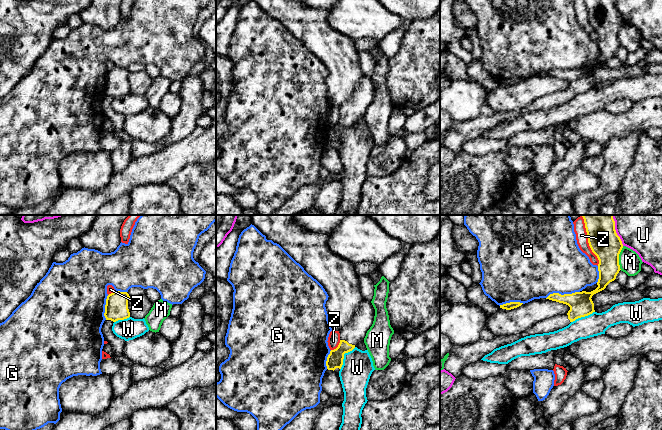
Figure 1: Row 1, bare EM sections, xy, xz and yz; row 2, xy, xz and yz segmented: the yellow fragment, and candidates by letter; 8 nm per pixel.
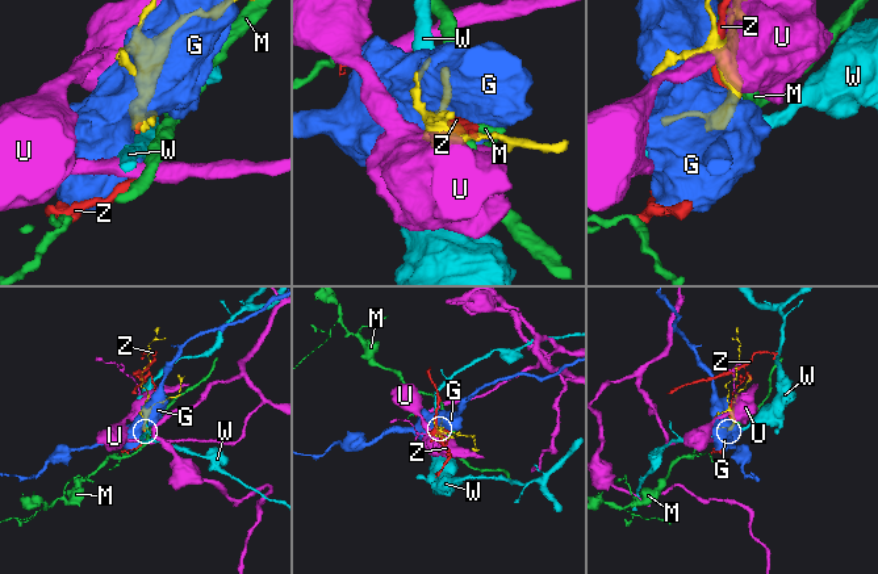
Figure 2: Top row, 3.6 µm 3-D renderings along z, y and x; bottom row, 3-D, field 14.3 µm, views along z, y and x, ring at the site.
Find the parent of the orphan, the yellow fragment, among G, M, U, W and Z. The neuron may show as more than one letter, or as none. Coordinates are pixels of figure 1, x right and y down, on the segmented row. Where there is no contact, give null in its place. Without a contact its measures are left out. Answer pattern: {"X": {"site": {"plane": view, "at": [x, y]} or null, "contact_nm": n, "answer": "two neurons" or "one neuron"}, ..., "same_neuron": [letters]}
{"G": {"site": {"plane": "yz", "at": [562, 295]}, "contact_nm": 280, "answer": "two neurons"}, "M": {"site": {"plane": "yz", "at": [618, 258]}, "contact_nm": 190, "answer": "two neurons"}, "U": {"site": {"plane": "yz", "at": [615, 230]}, "contact_nm": 260, "answer": "two neurons"}, "W": {"site": {"plane": "xz", "at": [343, 356]}, "contact_nm": 220, "answer": "two neurons"}, "Z": {"site": {"plane": "yz", "at": [588, 240]}, "contact_nm": 440, "answer": "two neurons"}, "same_neuron": []}

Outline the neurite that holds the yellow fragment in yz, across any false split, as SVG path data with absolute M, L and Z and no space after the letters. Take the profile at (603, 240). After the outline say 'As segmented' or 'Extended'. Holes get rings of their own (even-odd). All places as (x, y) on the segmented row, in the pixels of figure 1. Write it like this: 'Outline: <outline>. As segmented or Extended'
Outline: M580 215L584 219L588 243L599 260L598 287L591 292L575 292L561 295L550 294L546 299L566 304L570 307L567 314L557 315L540 321L524 332L510 336L495 336L492 340L478 340L465 346L453 346L444 363L444 369L455 378L462 376L462 369L481 360L494 349L511 344L526 336L554 332L568 326L578 318L595 312L592 296L606 288L619 273L619 254L623 248L622 241L615 230L613 215Z. Extended

